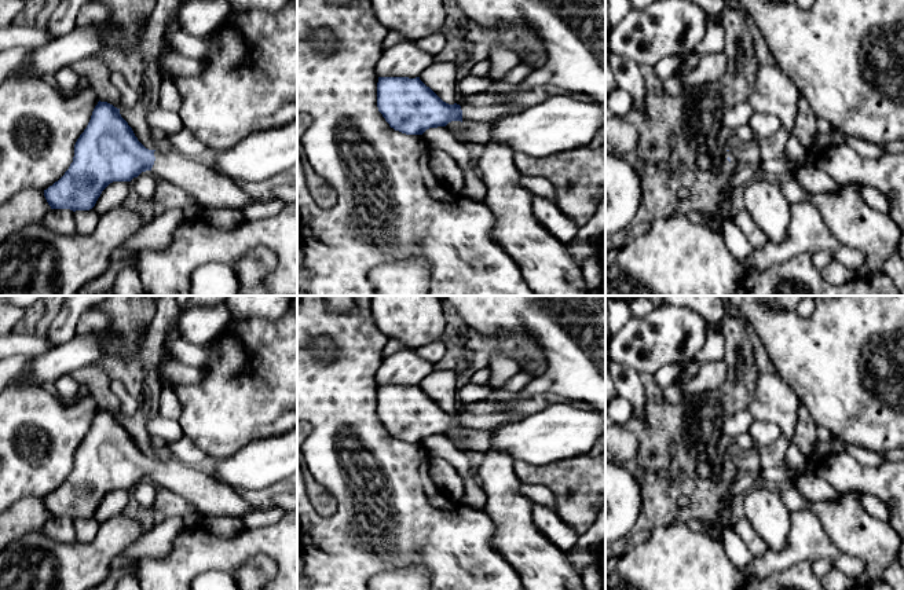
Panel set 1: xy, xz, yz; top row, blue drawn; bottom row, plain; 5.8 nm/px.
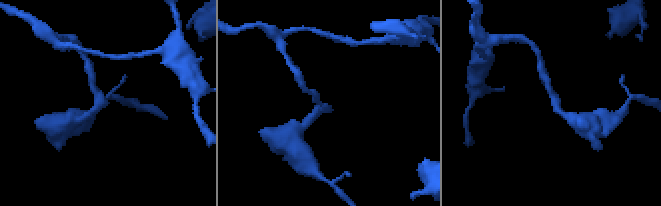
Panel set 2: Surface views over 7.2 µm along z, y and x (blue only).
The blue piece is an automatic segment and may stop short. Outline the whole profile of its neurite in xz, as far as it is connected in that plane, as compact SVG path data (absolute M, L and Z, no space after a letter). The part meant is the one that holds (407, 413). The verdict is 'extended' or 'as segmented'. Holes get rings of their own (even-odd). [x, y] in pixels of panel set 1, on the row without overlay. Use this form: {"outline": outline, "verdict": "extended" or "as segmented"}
{"outline": "M378 385L377 415L391 436L406 443L422 443L451 429L488 430L510 424L515 407L502 396L466 403L460 413L443 410L420 385Z", "verdict": "extended"}

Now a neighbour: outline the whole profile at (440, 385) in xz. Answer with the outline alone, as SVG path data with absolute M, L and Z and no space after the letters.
M433 370L427 375L420 388L429 395L443 410L455 411L455 399L458 388L455 385L455 374L451 371Z

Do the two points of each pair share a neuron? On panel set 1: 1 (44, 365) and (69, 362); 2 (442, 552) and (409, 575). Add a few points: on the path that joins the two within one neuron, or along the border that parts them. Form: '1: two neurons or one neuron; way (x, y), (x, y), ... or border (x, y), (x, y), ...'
1: one neuron; way (50, 365), (63, 362)
2: two neurons; border (391, 570), (409, 563), (421, 563), (429, 575)

